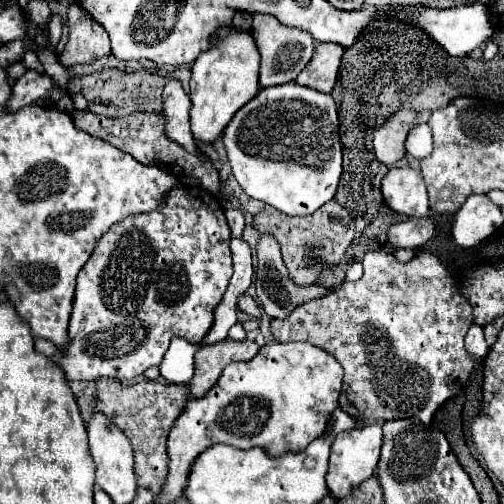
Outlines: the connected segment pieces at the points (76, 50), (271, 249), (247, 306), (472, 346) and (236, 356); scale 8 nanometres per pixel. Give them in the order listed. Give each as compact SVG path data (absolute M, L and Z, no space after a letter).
M70 5L68 27L72 31L72 37L62 55L58 55L58 61L66 63L66 67L88 63L110 53L108 33L80 5Z
M260 235L258 239L258 247L256 247L256 253L258 253L258 281L256 281L256 293L258 293L258 299L260 299L260 305L264 307L266 315L272 317L272 319L284 319L288 317L296 305L302 305L306 301L312 301L316 297L322 297L326 295L328 291L324 291L324 287L320 285L296 285L290 275L288 275L288 269L284 267L284 261L282 261L282 255L280 255L280 247L278 243L272 239L272 235Z
M246 293L239 297L237 308L246 313L252 319L260 319L259 305L251 296Z
M474 323L472 324L465 337L465 348L476 360L485 357L489 347L486 343L482 327Z
M224 339L224 343L202 345L196 353L194 377L188 383L192 397L202 397L216 385L222 369L234 361L250 361L258 353L258 345L254 341L232 341Z

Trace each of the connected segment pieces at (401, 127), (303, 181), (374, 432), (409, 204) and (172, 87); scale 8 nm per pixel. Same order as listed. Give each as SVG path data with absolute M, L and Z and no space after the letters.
M400 109L400 111L392 113L380 127L376 127L374 153L380 163L390 167L406 155L404 141L408 137L408 131L412 129L414 119L416 119L414 111Z
M298 83L260 89L256 99L236 113L222 141L242 191L286 215L310 215L336 193L342 147L337 106L328 93Z
M378 423L366 425L362 429L348 429L336 435L330 453L330 469L328 469L328 487L336 499L350 495L360 483L370 479L376 471L380 459L380 445L382 445L382 427Z
M392 167L382 179L382 197L386 205L408 217L428 215L428 195L420 171L410 167Z
M168 81L162 93L162 115L166 117L166 135L170 141L178 143L192 155L202 155L198 143L192 139L188 129L188 95L182 89L180 81Z

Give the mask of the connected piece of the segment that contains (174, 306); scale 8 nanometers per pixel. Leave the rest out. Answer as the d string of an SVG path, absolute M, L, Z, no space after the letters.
M174 187L168 191L164 203L160 203L160 207L156 211L148 211L148 213L138 213L138 215L130 215L118 223L114 223L96 243L94 253L90 255L88 263L80 269L78 277L76 277L76 299L74 299L74 309L72 309L72 319L70 319L70 347L68 351L64 351L64 357L58 361L58 365L64 369L68 381L74 379L84 379L84 381L96 381L98 377L112 377L112 379L134 379L138 375L142 375L148 367L154 367L162 361L168 343L172 337L184 337L190 343L202 343L204 335L210 331L212 321L214 321L214 309L216 305L222 301L224 291L230 283L232 277L232 255L230 255L230 229L224 217L224 211L220 207L220 203L216 201L216 197L208 191L204 191L202 187Z

